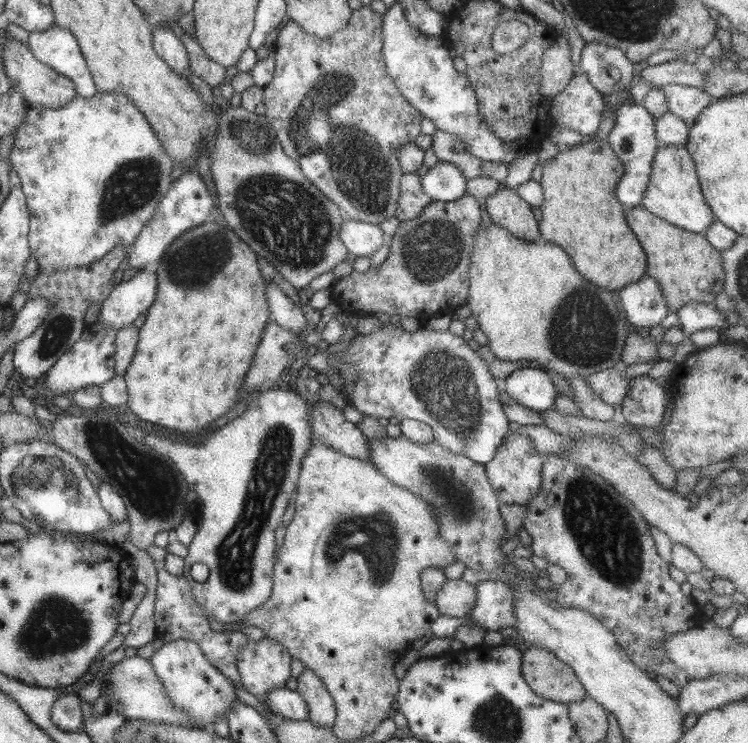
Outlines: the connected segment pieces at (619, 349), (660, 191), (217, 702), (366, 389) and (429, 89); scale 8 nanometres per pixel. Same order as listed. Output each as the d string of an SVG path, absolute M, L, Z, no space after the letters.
M493 223L486 228L479 225L473 235L467 275L469 287L465 305L476 320L478 329L487 337L486 345L499 360L537 361L541 369L557 372L565 380L573 375L586 378L598 370L620 367L625 339L632 331L629 322L621 309L617 310L607 290L597 288L587 280L583 282L559 246L517 239Z
M659 144L651 164L649 182L646 183L646 188L643 190L640 206L656 218L695 234L703 235L715 221L709 206L705 205L696 169L685 146L675 147L669 144L665 146Z
M185 640L166 642L155 650L149 660L164 696L169 699L171 706L175 706L177 710L181 708L191 718L193 726L212 727L213 722L225 716L225 712L231 708L236 699L238 700L234 686L209 664L196 642Z
M382 323L378 331L352 339L349 347L337 352L337 358L357 368L355 383L347 393L346 402L362 415L374 419L395 418L399 422L423 422L431 427L435 443L481 465L493 458L497 447L509 432L511 425L497 397L499 386L489 374L487 365L460 336L447 330L430 330L422 324L414 332L407 332L401 326Z
M394 2L382 15L381 41L385 70L395 88L414 109L431 120L435 129L453 134L465 151L478 160L508 165L515 159L513 154L503 154L503 150L509 152L509 144L499 141L479 119L475 93L463 74L453 69L452 58L441 38L425 36L409 26L399 3Z

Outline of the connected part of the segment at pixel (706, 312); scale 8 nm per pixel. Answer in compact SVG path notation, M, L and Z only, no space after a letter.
M695 301L685 302L675 311L675 314L678 317L680 329L687 337L692 332L705 330L705 328L715 328L719 332L724 332L732 321L732 319L723 319L715 306Z

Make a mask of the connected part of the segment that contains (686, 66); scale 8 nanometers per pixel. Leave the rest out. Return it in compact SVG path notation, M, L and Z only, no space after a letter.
M678 59L655 66L644 66L640 72L640 81L649 82L650 86L661 88L663 85L703 86L705 75L695 69L692 64Z

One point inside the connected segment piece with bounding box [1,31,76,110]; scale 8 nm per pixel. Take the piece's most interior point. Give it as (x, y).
(41, 86)

